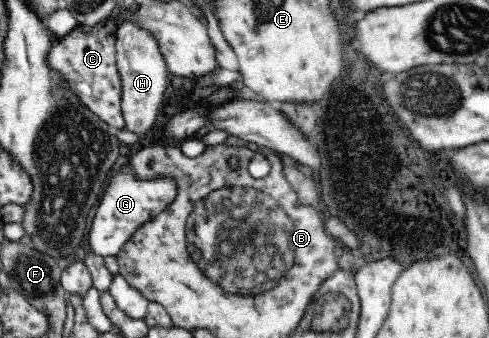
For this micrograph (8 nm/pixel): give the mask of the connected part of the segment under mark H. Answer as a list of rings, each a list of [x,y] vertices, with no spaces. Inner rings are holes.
[[[125,21],[118,26],[116,65],[122,82],[121,106],[125,126],[137,134],[140,142],[154,132],[157,114],[162,108],[163,92],[167,90],[168,68],[153,36],[133,21]]]

